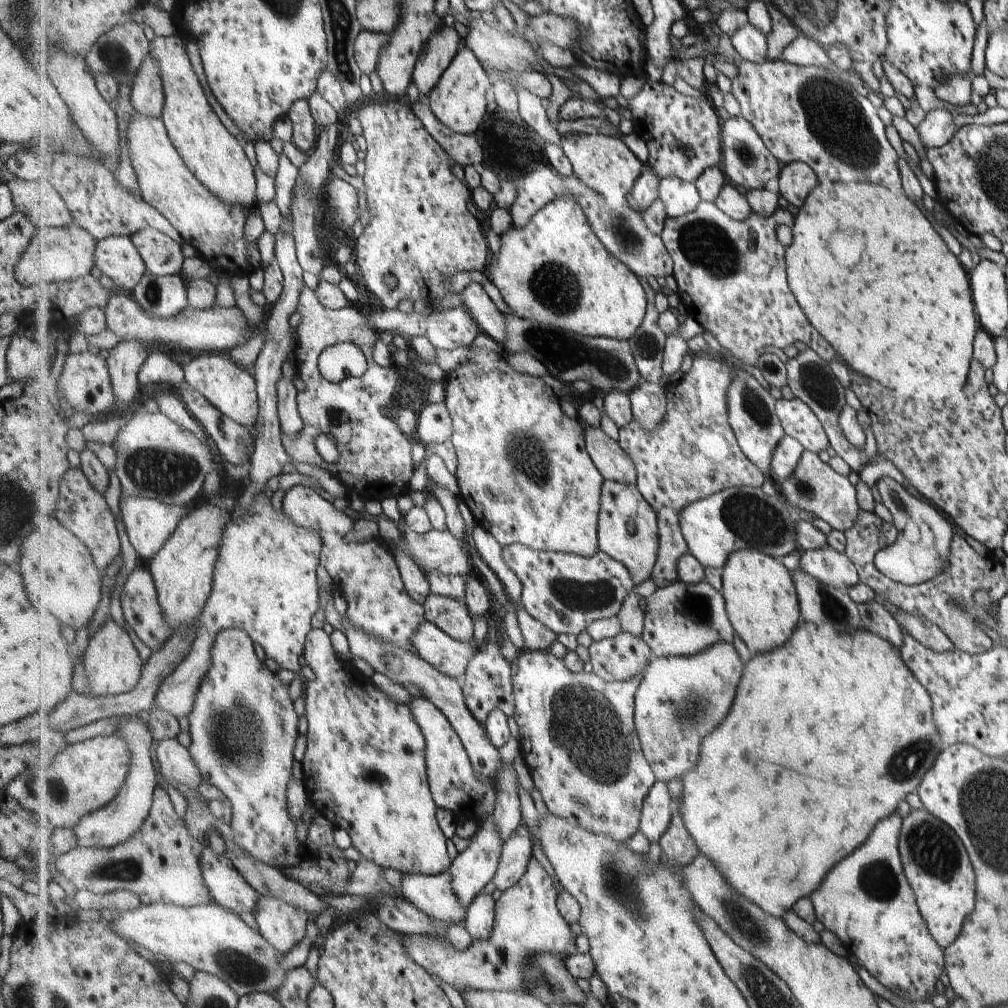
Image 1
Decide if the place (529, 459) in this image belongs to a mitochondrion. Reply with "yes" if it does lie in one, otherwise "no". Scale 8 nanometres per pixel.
yes

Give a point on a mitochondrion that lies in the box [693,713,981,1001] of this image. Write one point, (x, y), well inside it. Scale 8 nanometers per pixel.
(934, 851)

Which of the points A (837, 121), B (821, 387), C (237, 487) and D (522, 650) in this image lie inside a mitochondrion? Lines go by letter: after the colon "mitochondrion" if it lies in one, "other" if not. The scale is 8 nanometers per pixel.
A: mitochondrion
B: mitochondrion
C: other
D: other

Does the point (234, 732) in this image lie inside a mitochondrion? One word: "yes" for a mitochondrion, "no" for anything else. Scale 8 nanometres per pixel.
yes

